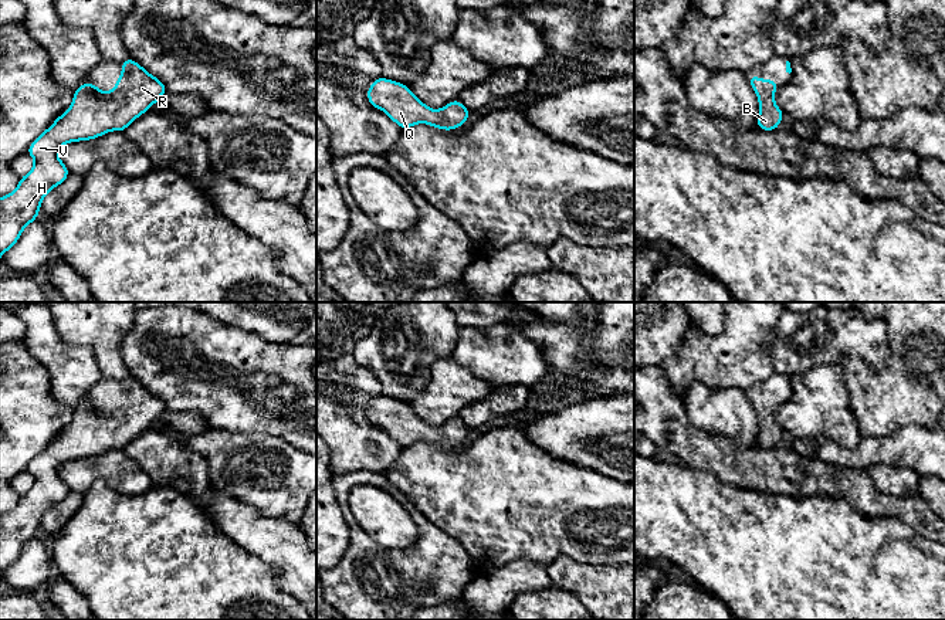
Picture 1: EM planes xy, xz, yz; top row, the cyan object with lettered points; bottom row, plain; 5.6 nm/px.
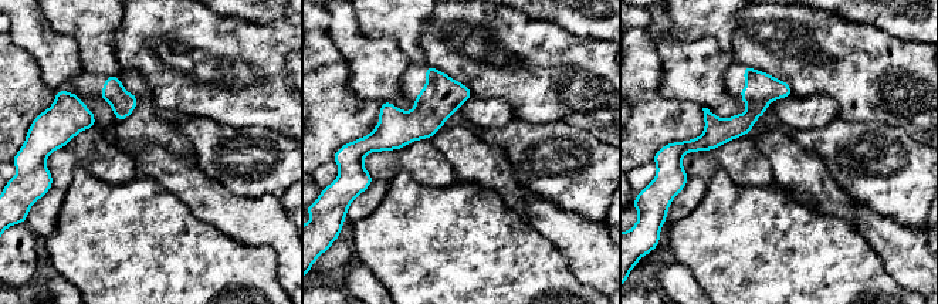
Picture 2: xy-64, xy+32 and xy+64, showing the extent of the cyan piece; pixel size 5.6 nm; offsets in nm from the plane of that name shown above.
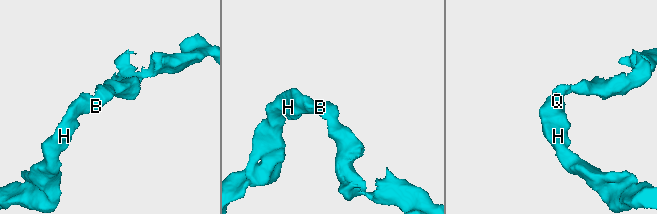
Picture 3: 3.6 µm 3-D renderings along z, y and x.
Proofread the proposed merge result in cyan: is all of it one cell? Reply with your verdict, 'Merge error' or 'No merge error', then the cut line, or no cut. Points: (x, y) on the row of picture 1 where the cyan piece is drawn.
No merge error. No split

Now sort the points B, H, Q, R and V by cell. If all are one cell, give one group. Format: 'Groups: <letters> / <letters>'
Groups: B H Q R V

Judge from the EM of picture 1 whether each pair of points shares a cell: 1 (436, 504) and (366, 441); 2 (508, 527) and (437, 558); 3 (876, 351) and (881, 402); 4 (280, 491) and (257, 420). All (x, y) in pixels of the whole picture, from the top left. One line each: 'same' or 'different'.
1: different
2: different
3: different
4: different

